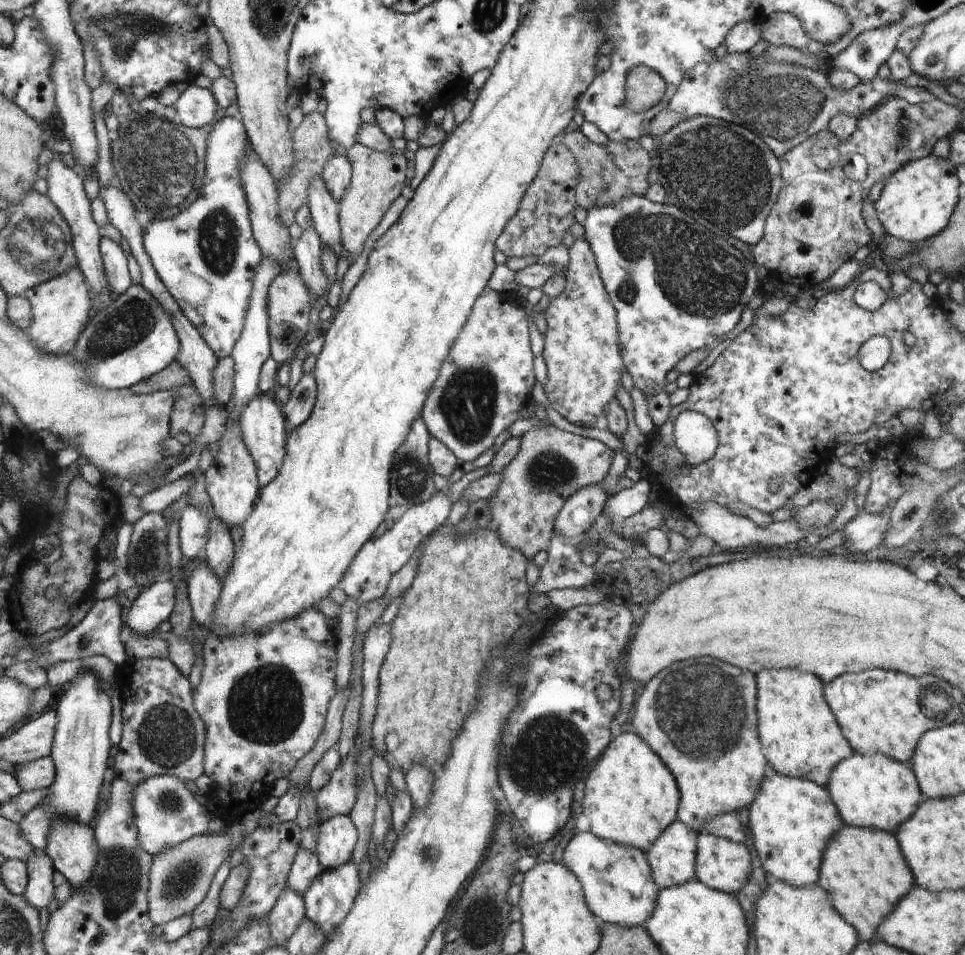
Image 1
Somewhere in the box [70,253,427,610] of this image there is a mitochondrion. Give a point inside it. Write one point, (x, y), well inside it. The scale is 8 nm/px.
(133, 323)

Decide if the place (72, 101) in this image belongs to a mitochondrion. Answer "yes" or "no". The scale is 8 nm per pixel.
no

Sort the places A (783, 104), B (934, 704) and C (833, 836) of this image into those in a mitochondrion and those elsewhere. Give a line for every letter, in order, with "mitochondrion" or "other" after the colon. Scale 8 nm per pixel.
A: mitochondrion
B: mitochondrion
C: other

